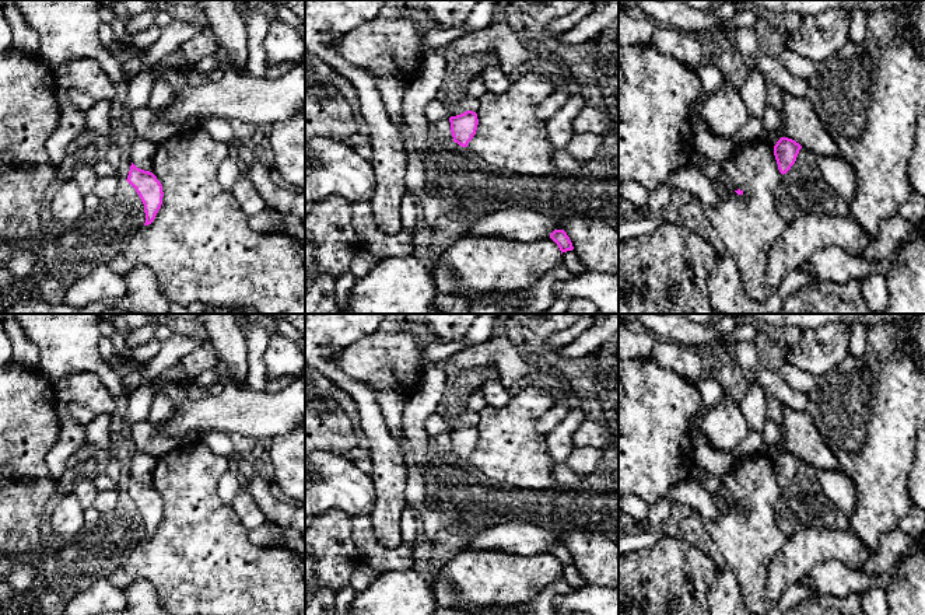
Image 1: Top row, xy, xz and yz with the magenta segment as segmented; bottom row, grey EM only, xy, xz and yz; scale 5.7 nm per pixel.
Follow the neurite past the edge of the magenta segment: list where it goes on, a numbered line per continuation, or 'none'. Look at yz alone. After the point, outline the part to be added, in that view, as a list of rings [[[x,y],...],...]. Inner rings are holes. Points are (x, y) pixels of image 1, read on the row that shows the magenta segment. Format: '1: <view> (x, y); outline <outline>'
none

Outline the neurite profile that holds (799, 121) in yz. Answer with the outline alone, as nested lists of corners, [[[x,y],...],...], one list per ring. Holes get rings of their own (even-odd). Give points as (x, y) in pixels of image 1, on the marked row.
[[[784,92],[781,106],[781,137],[788,137],[817,156],[838,156],[840,148],[824,129],[806,97]]]

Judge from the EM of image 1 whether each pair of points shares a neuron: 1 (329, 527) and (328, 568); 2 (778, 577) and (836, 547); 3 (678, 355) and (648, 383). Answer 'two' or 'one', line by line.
1: one
2: one
3: two

